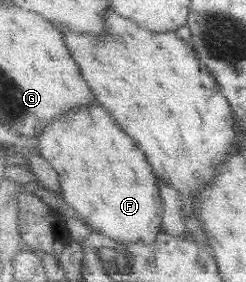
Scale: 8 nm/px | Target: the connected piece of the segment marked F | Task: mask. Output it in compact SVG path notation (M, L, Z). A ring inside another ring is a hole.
M85 105L67 117L57 117L39 135L39 153L59 172L62 195L95 231L125 245L129 243L150 244L163 231L163 199L157 187L157 174L141 150L126 131L123 131L109 110L101 105Z

